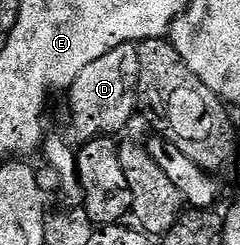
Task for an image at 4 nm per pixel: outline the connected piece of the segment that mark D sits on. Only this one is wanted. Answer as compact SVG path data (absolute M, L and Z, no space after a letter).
M133 44L121 45L108 55L100 55L96 63L88 63L80 75L71 83L70 129L79 137L79 142L91 141L103 135L118 135L118 132L133 119L138 109L138 76L140 55Z

